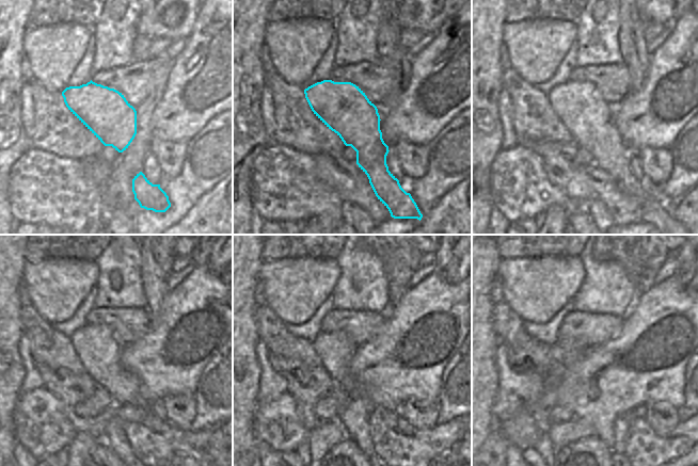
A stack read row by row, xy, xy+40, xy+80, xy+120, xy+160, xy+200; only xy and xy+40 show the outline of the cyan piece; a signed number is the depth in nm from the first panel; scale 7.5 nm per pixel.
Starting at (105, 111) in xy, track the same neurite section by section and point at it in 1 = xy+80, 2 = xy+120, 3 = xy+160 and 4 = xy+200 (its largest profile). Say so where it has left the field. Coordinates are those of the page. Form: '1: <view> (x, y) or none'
1: xy+80 (589, 119)
2: xy+120 (98, 350)
3: xy+160 (335, 349)
4: xy+200 (569, 351)

